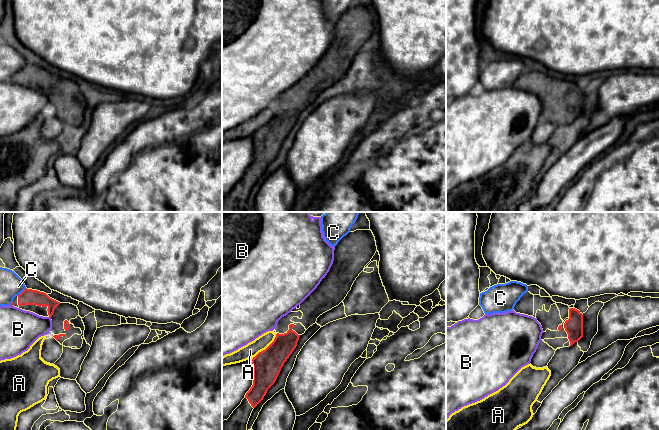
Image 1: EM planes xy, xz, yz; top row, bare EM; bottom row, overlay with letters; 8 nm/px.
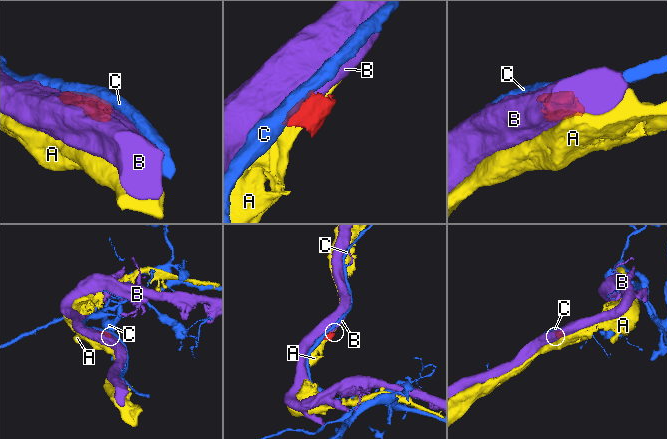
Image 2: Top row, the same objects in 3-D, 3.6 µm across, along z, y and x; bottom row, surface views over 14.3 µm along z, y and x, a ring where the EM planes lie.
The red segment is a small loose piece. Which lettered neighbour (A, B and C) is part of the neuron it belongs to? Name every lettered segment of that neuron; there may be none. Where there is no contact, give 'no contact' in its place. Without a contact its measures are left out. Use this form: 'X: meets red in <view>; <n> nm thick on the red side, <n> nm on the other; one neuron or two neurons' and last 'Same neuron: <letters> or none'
A: meets red in xz; 240 nm thick on the red side, 120 nm on the other; two neurons
B: no contact; two neurons
C: meets red in xy; 130 nm thick on the red side, 190 nm on the other; two neurons
Same neuron: none

